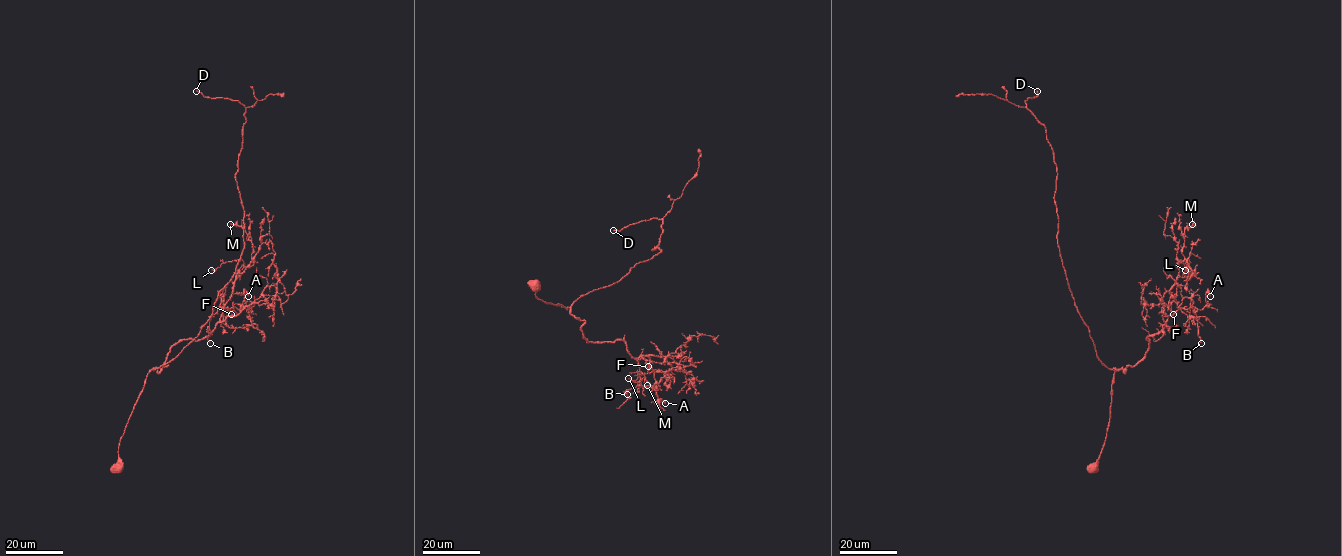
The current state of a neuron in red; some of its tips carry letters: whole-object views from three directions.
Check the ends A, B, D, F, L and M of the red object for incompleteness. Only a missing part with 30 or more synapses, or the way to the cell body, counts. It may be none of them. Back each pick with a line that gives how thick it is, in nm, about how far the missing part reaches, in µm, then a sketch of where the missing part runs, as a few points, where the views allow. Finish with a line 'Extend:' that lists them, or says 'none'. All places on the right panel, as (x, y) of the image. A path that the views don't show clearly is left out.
D: Thickness 190 nm. Missing length about 80 µm. Course of what is missing: (1037, 91), (1043, 75), (1037, 65), (1054, 57), (1063, 25)
Extend: D

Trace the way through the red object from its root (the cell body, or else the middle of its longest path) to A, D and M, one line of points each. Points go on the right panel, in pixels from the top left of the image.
A: (1093, 468), (1107, 434), (1114, 370), (1135, 366), (1147, 337), (1169, 316), (1201, 309), (1210, 296)
D: (1093, 468), (1107, 434), (1114, 369), (1097, 356), (1067, 281), (1057, 243), (1054, 153), (1025, 102), (1037, 91)
M: (1093, 468), (1107, 434), (1114, 370), (1135, 366), (1147, 337), (1167, 320), (1162, 296), (1178, 275), (1192, 224)

